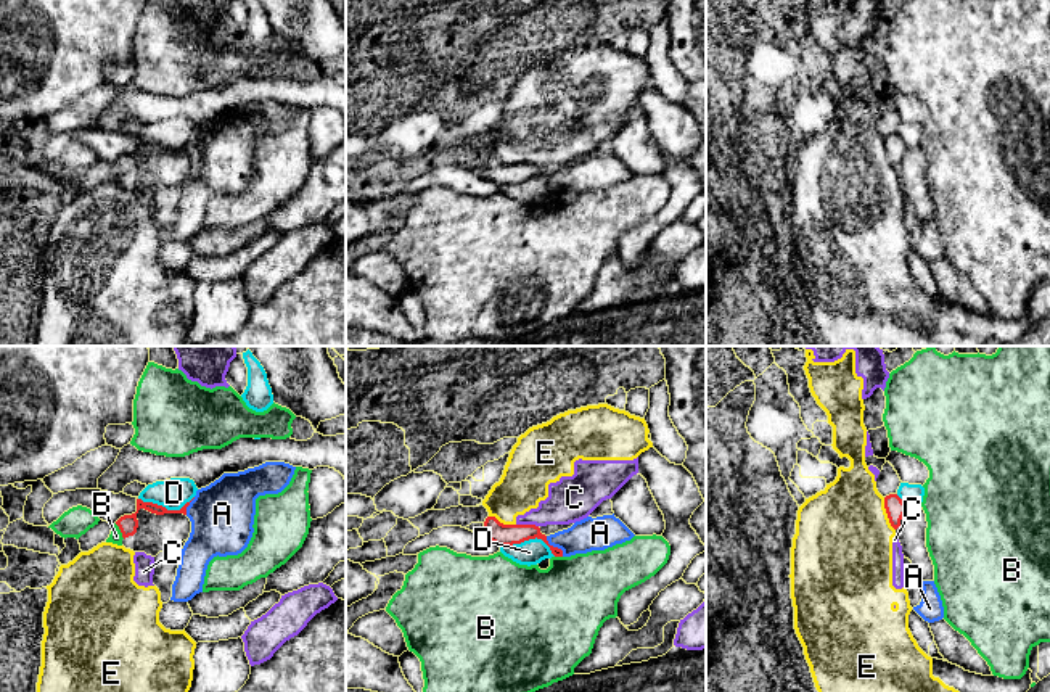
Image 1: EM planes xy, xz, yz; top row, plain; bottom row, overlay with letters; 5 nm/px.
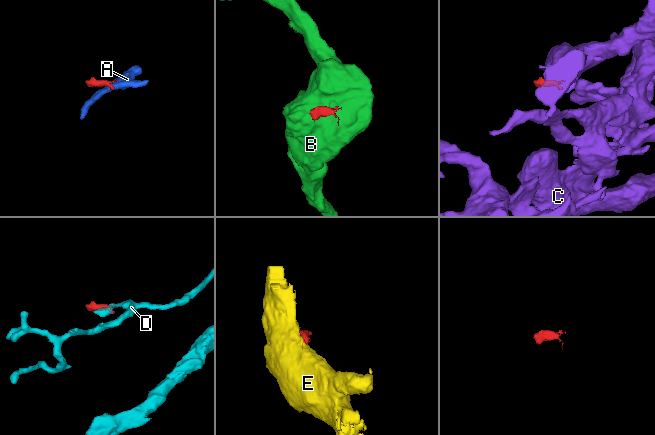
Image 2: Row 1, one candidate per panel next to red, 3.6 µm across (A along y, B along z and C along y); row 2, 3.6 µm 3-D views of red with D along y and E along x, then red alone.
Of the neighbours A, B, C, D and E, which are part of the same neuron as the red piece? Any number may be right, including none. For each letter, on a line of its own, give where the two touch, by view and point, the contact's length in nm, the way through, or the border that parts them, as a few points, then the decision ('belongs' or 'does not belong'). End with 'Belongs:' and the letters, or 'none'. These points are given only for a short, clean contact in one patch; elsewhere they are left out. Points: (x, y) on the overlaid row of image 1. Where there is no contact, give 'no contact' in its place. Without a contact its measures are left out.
A: contact xz (555, 547); length 140 nm; way xz (507, 535), (537, 533), (555, 547), (600, 533); belongs
B: contact xy (121, 531); length 90 nm; does not belong
C: contact xz (528, 525); length 110 nm; border xz (516, 523), (534, 523), (537, 527); does not belong
D: contact xz (529, 538); length 280 nm; border xz (500, 546), (539, 538), (555, 556); does not belong
E: contact yz (886, 512); length 180 nm; border yz (883, 498), (888, 522), (894, 530); does not belong
Belongs: A

